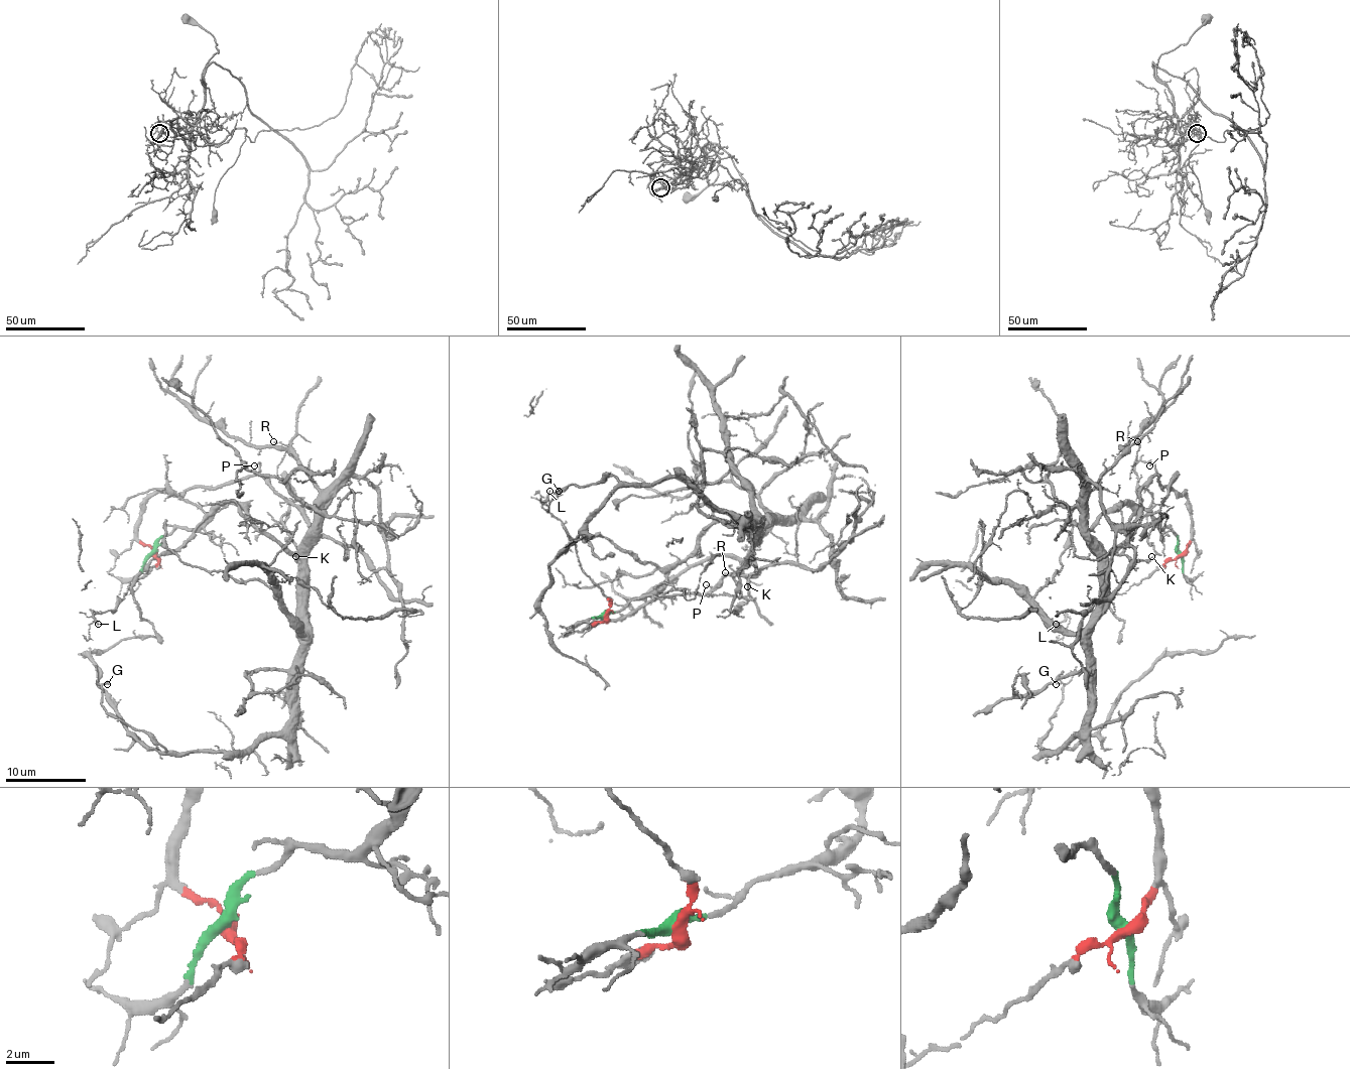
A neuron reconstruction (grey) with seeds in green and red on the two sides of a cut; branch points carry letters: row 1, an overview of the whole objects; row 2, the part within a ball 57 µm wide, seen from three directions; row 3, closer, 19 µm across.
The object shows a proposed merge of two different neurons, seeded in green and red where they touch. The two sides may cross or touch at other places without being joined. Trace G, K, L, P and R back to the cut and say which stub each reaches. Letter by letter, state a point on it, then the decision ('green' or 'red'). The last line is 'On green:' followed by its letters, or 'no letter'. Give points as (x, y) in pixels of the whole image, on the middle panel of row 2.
G: at (559, 491); green
K: at (747, 586); green
L: at (549, 491); red
P: at (706, 584); red
R: at (725, 572); green
On green: G, K, R

